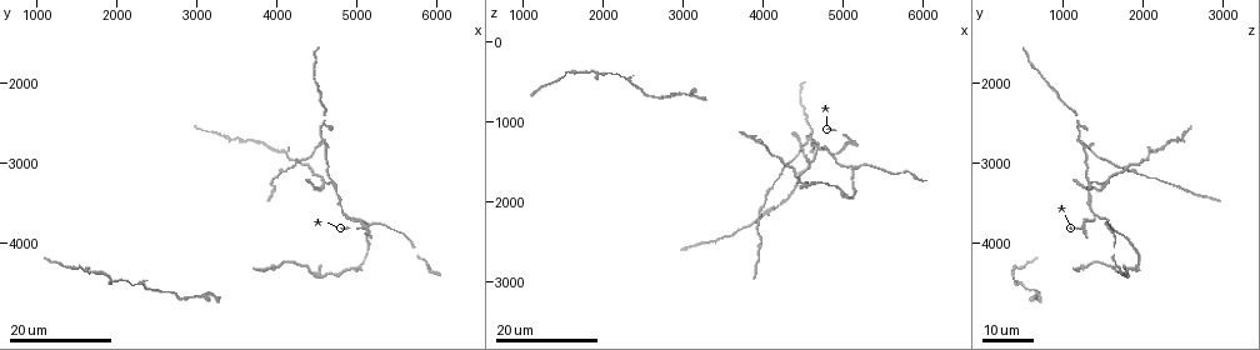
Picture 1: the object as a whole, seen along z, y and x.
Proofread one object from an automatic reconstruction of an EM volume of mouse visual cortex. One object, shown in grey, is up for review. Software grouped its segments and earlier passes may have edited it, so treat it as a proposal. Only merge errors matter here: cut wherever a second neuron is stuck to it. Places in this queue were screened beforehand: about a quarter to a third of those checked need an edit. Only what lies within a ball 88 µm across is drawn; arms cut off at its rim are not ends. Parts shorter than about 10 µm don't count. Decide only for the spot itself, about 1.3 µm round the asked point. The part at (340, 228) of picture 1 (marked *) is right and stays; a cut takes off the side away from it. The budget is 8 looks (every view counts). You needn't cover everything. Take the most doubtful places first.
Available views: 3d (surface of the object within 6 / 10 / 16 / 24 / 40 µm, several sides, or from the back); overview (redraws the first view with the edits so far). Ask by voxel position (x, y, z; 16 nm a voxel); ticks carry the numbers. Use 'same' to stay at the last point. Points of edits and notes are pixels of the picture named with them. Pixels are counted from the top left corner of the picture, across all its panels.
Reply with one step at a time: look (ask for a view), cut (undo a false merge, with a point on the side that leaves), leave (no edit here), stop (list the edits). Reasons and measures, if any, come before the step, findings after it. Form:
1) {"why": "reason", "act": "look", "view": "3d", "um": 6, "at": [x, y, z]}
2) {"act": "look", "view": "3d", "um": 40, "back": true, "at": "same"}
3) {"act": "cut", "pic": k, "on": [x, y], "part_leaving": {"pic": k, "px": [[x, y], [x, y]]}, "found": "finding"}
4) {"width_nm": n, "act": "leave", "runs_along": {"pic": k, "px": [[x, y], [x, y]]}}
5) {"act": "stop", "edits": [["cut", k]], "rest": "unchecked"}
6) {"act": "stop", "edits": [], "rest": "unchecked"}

{"why": "three arms meet", "act": "look", "view": "3d", "um": 16, "at": [4900, 3650, 1400]}

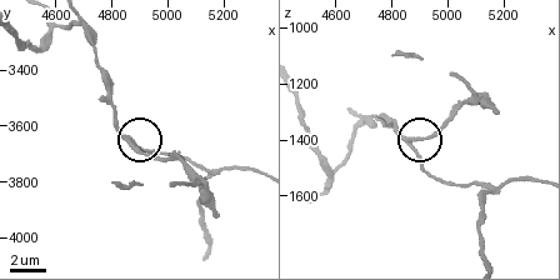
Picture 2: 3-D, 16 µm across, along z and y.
{"why": "zoom in", "act": "look", "view": "3d", "um": 10, "at": [4870, 3650, 1420]}

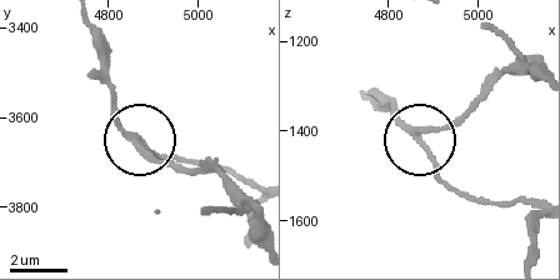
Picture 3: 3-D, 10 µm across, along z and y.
{"act": "leave", "found": "all the same neuron"}

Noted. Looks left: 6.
{"why": "arms part here", "act": "look", "view": "3d", "um": 16, "at": [4650, 3200, 1350]}

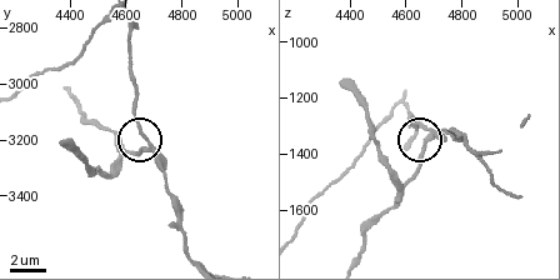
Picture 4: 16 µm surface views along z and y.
{"why": "closer look", "act": "look", "view": "3d", "um": 10, "at": [4690, 3230, 1330]}

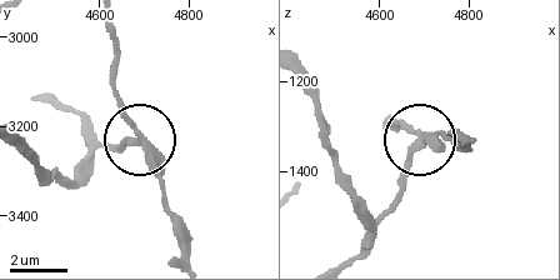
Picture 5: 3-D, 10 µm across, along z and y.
{"side_arm_um": 42, "act": "leave", "runs_along": {"pic": 5, "px": [[466, 141], [424, 136], [395, 210]]}, "found": "one neuron here"}

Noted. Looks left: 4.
{"why": "three arms meet", "act": "look", "view": "3d", "um": 16, "at": [4550, 2700, 1250]}

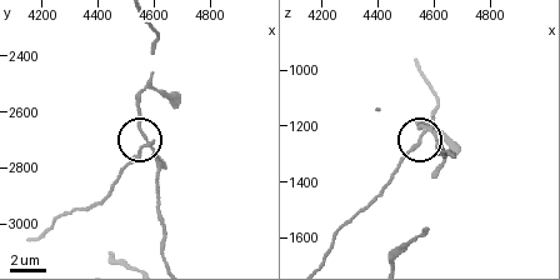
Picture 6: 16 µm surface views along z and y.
{"act": "look", "view": "3d", "um": 10, "at": [4570, 2730, 1230]}

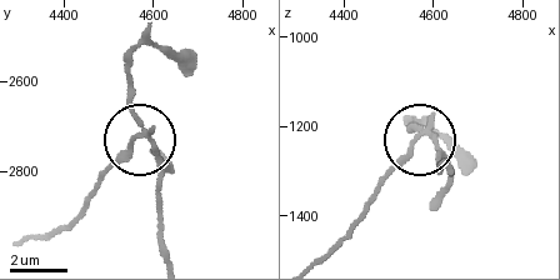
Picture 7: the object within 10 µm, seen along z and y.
{"side_arm_um": 25, "act": "cut", "pic": 7, "on": [120, 154], "part_leaving": {"pic": 7, "px": [[145, 134], [111, 163], [69, 220], [25, 236]]}, "found": "a second neuron is stuck on"}

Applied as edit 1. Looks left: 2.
{"act": "look", "view": "3d", "um": 24, "at": [3150, 4600, 700]}

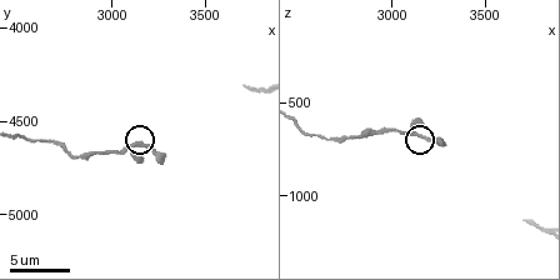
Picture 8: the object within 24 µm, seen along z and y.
{"act": "look", "view": "3d", "um": 6, "at": [3140, 4620, 680]}

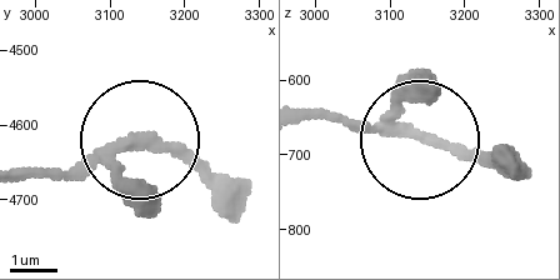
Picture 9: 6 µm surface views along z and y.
{"width_nm": 230, "act": "leave", "found": "continuous, no second neuron"}

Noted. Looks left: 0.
{"act": "stop", "edits": [["cut", 7]], "rest": "unchecked"}

